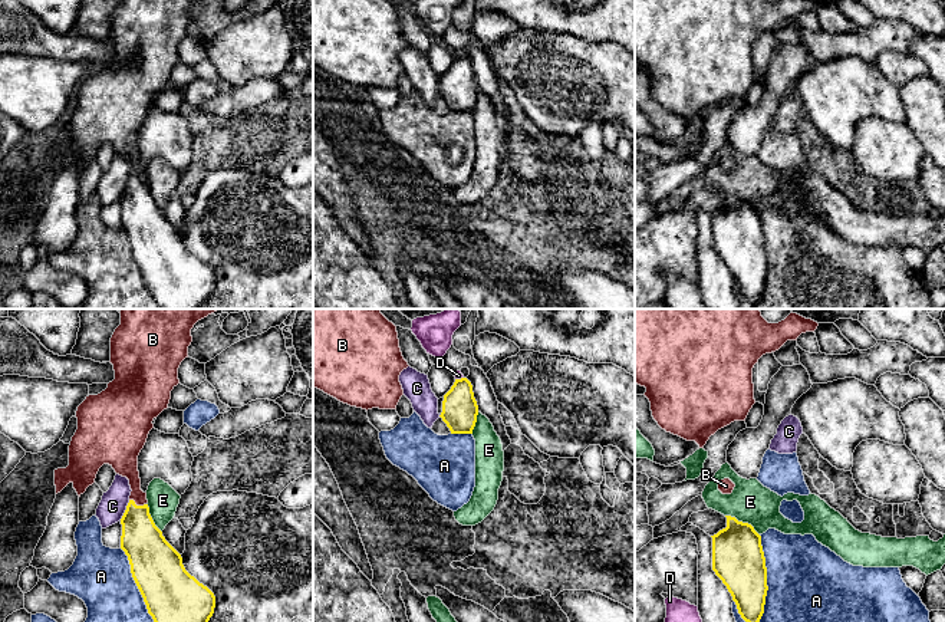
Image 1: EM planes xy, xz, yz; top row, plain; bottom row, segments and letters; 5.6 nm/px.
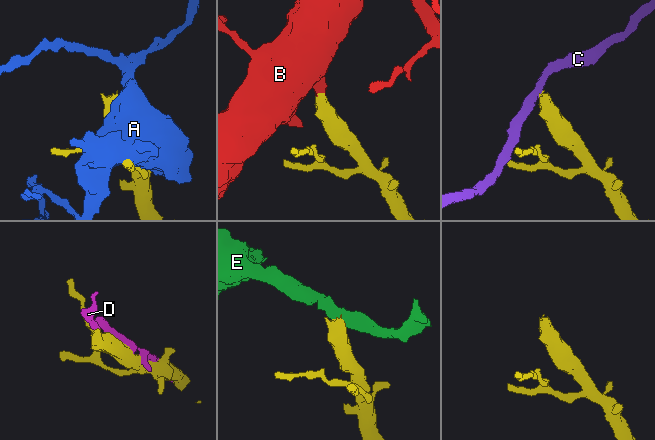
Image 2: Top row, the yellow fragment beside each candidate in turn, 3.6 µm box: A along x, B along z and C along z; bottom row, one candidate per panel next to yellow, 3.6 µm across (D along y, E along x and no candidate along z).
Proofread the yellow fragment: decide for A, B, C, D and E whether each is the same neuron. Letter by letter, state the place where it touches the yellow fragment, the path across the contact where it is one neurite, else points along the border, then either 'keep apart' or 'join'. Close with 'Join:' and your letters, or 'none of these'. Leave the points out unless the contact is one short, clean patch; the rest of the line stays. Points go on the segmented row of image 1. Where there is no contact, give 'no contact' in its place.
A: contact yz (766, 578); keep apart
B: contact xy (138, 506); way xy (142, 542), (138, 530), (138, 506), (134, 476), (125, 464); join
C: contact xy (125, 510); border xy (129, 500), (119, 519); keep apart
D: contact xz (458, 379); keep apart
E: contact yz (741, 522); border yz (725, 514), (747, 522), (759, 535); keep apart
Join: B

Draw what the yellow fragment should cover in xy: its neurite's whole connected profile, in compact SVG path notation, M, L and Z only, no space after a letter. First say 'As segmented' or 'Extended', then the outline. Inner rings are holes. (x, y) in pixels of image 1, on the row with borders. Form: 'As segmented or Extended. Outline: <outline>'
Extended. Outline: M122 309L121 325L111 338L111 363L115 379L98 395L89 395L78 407L78 430L69 445L69 465L55 470L56 494L69 483L80 497L95 483L103 464L126 477L131 496L121 519L121 549L128 556L132 577L154 622L208 622L214 613L214 593L191 576L181 554L155 526L146 493L141 490L138 455L144 448L152 421L168 408L171 391L180 384L178 368L188 358L194 325L218 309Z

